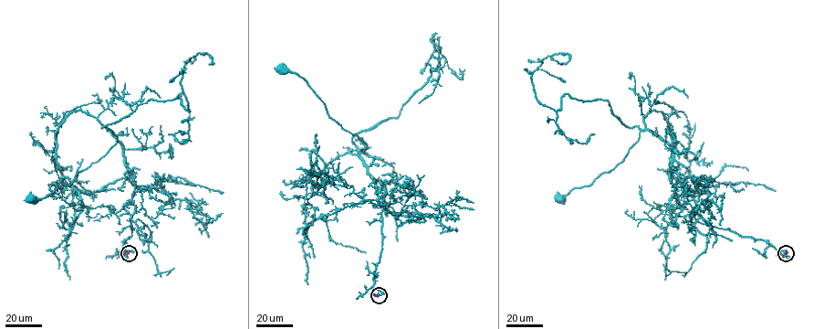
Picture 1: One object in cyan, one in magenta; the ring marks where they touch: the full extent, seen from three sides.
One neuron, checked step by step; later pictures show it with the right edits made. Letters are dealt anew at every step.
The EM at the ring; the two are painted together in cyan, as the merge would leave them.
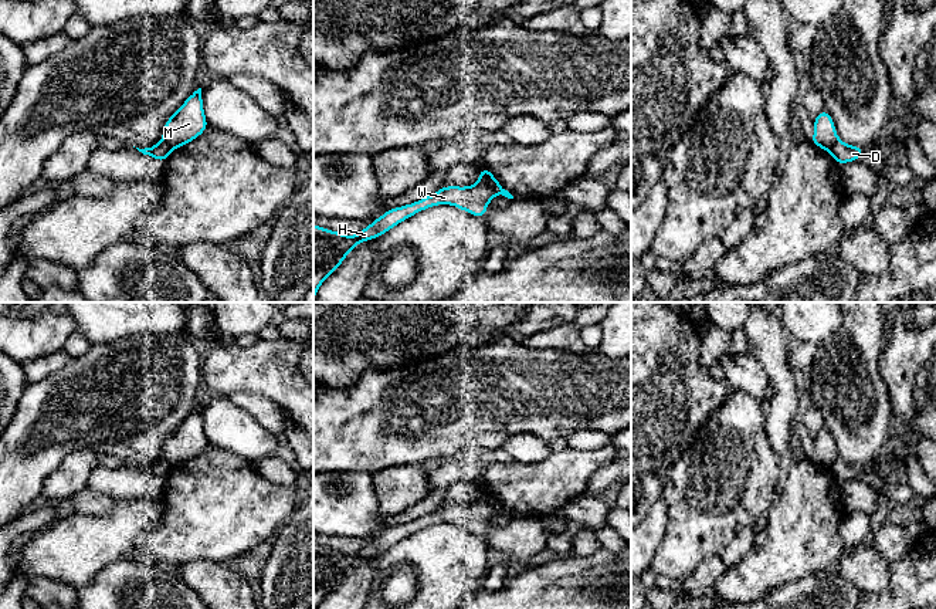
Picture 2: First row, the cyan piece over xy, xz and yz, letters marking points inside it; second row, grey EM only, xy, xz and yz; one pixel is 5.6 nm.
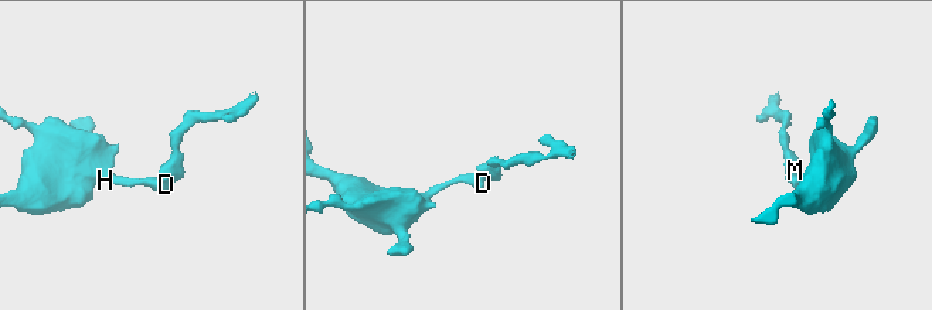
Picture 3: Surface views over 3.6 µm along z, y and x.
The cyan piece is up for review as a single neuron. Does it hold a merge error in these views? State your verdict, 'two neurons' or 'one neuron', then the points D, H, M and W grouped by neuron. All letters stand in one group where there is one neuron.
two neurons; groups D H W / M

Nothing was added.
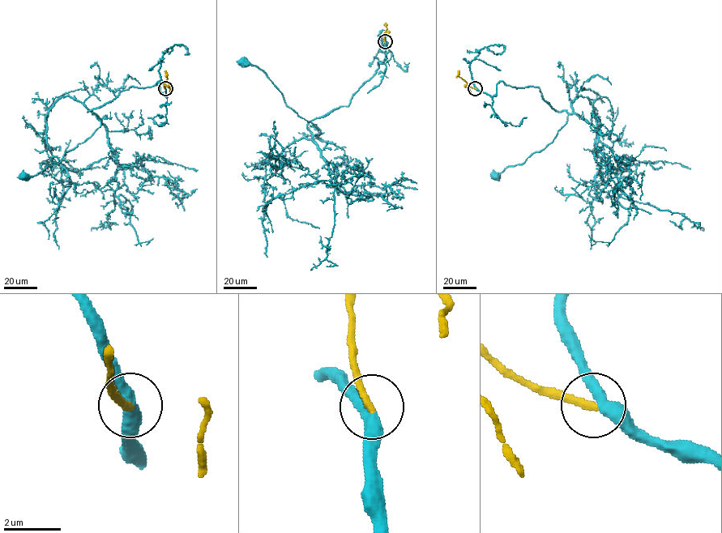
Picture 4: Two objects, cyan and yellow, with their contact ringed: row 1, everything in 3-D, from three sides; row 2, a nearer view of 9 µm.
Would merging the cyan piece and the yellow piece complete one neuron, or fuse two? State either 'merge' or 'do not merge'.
merge

